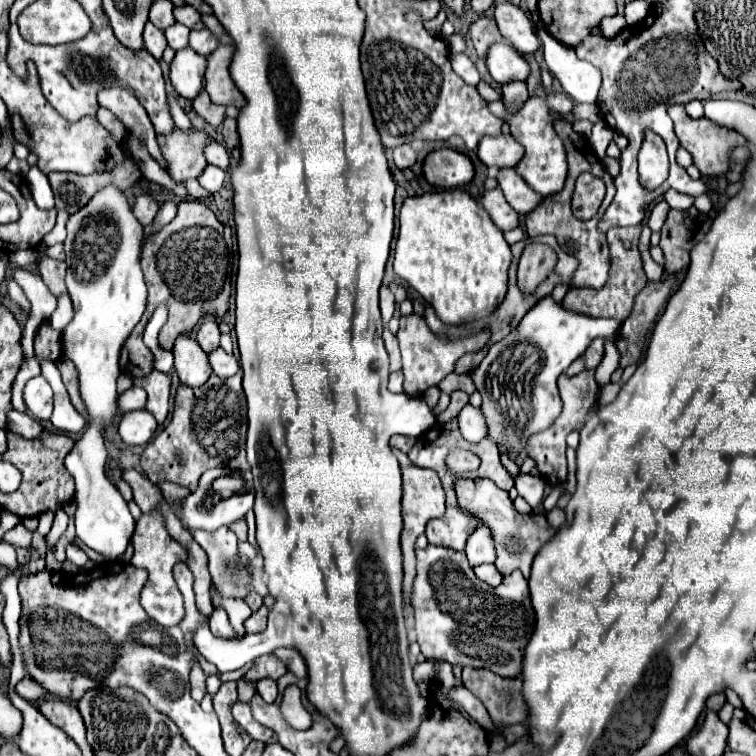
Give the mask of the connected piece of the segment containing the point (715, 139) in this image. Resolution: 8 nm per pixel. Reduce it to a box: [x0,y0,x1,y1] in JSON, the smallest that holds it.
[668,104,746,176]

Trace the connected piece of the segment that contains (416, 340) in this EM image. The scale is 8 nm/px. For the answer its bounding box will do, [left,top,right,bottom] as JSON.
[396,314,488,396]

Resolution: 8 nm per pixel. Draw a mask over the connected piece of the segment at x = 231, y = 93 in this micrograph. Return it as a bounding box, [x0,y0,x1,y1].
[206,46,246,108]

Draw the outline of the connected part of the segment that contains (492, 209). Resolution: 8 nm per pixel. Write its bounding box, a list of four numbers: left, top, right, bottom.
[480,188,520,232]

